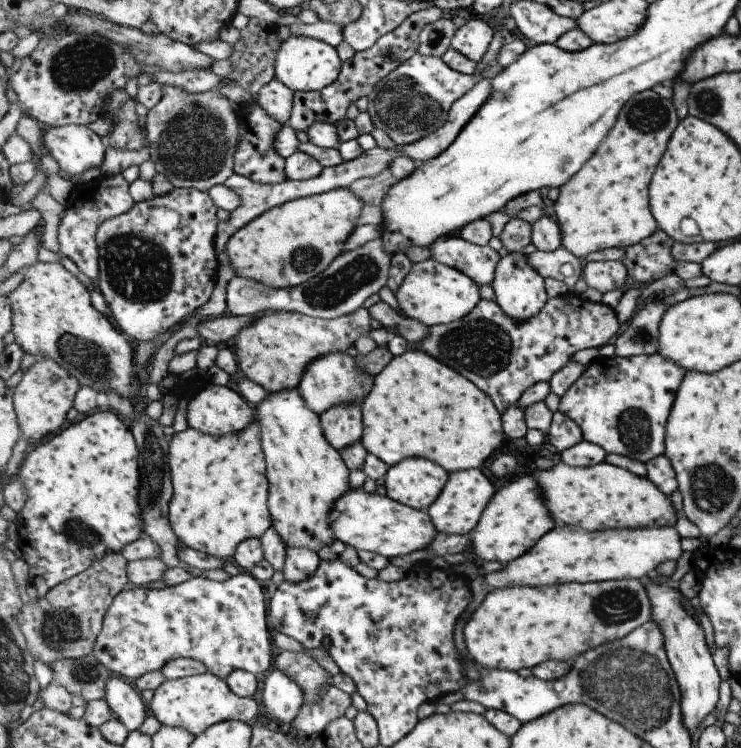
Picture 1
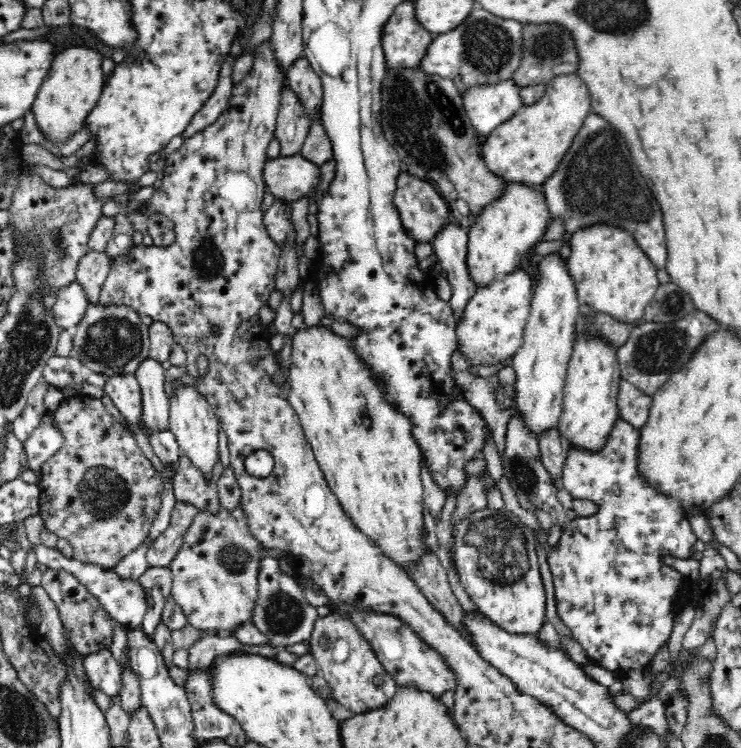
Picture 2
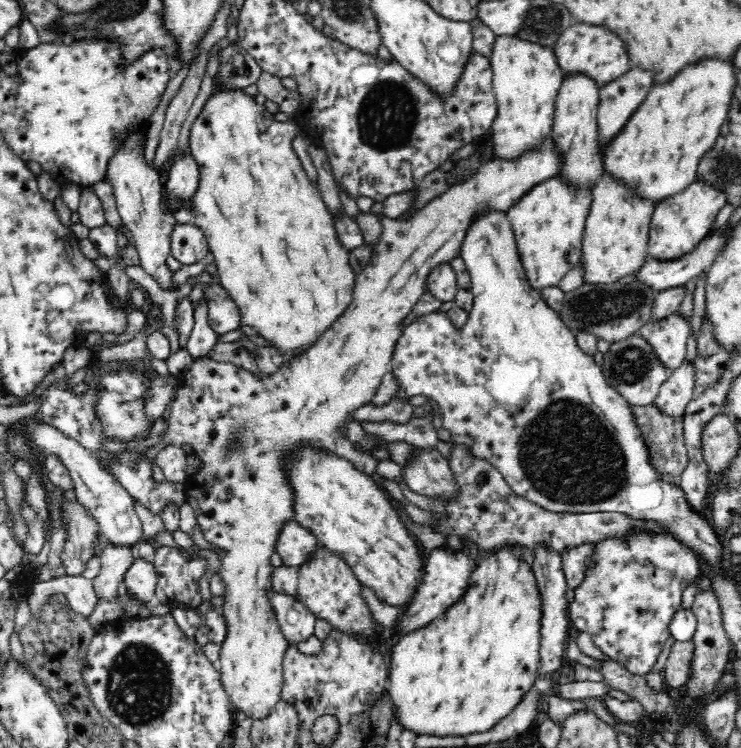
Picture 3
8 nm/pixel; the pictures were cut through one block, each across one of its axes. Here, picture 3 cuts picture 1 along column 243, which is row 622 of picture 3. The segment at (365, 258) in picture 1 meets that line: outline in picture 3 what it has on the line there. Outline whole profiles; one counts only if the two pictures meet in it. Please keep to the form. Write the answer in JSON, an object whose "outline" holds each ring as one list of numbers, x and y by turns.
{"outline":[[271,592,268,601,275,610,280,631,289,644,297,645,315,634,317,616,295,595]]}

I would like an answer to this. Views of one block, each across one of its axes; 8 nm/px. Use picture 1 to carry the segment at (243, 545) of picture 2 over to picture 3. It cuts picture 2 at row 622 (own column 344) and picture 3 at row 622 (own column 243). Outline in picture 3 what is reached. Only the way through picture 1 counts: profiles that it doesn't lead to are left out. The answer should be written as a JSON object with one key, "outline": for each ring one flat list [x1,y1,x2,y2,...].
{"outline":[[547,135,546,138,542,138,542,142,538,142,538,144,532,146,530,150,522,150,522,154,518,154,516,158,494,157,485,161,476,168,474,174,469,175,462,182,452,185,446,192,443,192,440,196,437,196,434,200,428,202,424,208,417,210,408,220,398,221,398,219,386,216,383,212,378,214,378,219,380,219,380,225,382,225,383,232,381,233,377,245,374,247,371,262,368,262,366,268,355,277,355,286,353,288,350,305,347,306,346,310,342,312,342,315,340,315,338,319,335,319,334,322,331,323,331,326,328,327,326,331,322,332,322,334,318,334,318,338,316,338,316,342,312,347,308,348,302,355,295,356,288,363,283,364,271,375,262,375,259,377,252,371,238,367,236,364,230,364,230,362,216,362,216,360,213,360,208,356,199,357,194,360,193,364,181,375,180,383,176,388,176,396,173,398,172,406,170,406,170,417,167,420,168,434,164,436,162,442,144,451,143,456,153,460,158,451,168,445,174,445,176,447,190,446,193,450,193,454,201,460,201,469,192,476,191,479,184,481,185,502,192,506,205,540,208,543,211,543,213,547,215,547,215,550,217,548,224,550,224,554,221,554,222,569,220,574,223,581,226,583,227,591,224,596,225,603,220,612,226,619,228,634,226,635,226,640,221,644,219,656,221,666,218,669,221,673,222,688,226,691,228,699,232,701,235,708,242,711,243,716,253,718,255,722,261,721,270,714,274,705,282,699,281,694,284,682,283,658,286,649,290,644,282,634,282,631,280,631,275,614,272,613,273,606,270,604,270,601,268,601,268,595,273,592,270,580,270,574,272,574,273,569,273,566,271,565,271,556,274,553,274,542,276,536,278,536,279,527,282,526,284,522,294,519,294,509,291,508,290,485,287,484,286,473,282,470,283,452,294,443,302,442,302,440,305,439,305,442,316,443,317,446,329,450,332,454,337,454,338,457,353,462,354,467,362,472,367,474,375,472,376,465,378,465,378,459,375,458,369,450,362,450,361,447,355,447,355,443,351,441,347,435,347,425,354,421,354,418,350,417,353,411,370,403,382,382,382,377,390,369,390,363,393,358,393,353,395,352,397,340,403,332,403,330,399,329,399,323,402,323,403,319,406,319,406,316,410,314,415,303,427,292,427,278,429,277,430,271,436,269,438,265,449,263,450,260,459,256,463,242,465,241,466,233,478,217,485,216,485,214,490,211,506,213,507,210,511,206,514,206,514,204,522,198,522,195,526,194,533,186,536,186,539,182,544,182,547,178,552,178,553,176,558,175,560,169,564,168,564,164,564,150,561,150,561,147,557,146,557,139,553,138,553,135]]}

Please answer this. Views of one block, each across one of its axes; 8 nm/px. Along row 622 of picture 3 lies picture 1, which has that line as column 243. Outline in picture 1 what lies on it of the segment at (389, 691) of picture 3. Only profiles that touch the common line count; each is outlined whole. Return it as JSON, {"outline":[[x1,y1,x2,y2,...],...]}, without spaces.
{"outline":[[256,411,255,420,250,427,238,433,210,435,193,427,178,433,170,433,170,446,167,449,174,484,170,521,182,546,233,561,237,547,243,541,260,539,271,528,268,461,264,453,261,433,260,420,257,419]]}

